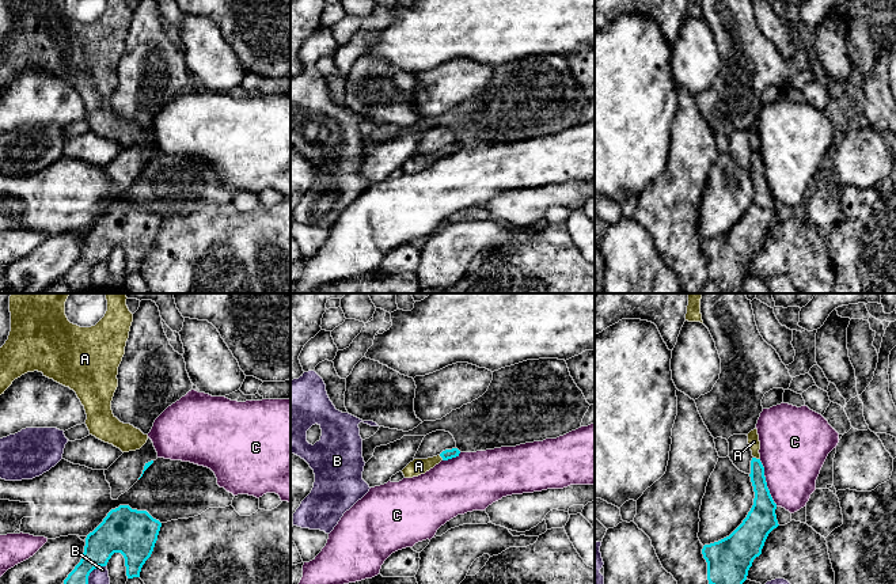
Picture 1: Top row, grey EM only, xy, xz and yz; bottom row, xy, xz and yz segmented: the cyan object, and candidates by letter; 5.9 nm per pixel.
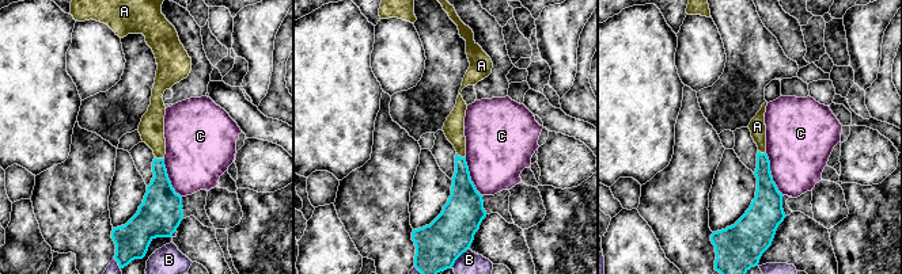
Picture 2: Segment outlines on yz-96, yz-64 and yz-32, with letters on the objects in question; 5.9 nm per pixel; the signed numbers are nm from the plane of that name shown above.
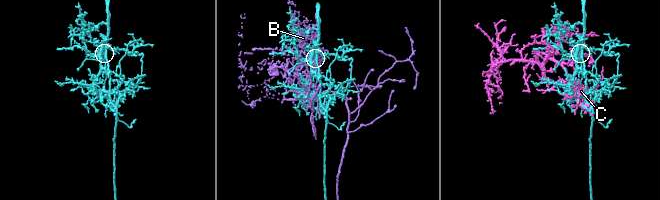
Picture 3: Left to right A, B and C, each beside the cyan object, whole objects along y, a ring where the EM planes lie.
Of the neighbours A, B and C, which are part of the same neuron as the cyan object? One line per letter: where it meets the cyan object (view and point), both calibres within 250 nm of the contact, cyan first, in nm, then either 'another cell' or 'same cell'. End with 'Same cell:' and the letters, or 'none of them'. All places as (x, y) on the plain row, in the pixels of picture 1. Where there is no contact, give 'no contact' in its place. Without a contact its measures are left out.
A: yz (755, 154) | 100/70 nm | same cell
B: xy (88, 270) | 190/130 nm | another cell
C: yz (766, 178) | 180/400 nm | another cell
Same cell: A

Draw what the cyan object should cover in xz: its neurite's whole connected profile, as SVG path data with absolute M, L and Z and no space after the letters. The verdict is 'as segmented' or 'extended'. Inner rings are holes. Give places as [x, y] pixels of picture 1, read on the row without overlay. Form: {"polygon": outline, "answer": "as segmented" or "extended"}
{"polygon": "M458 144L445 145L440 151L428 153L428 155L414 155L410 158L403 166L405 174L413 174L418 172L421 170L425 170L430 164L433 164L436 160L438 160L441 156L448 156L452 153L459 152L460 147Z", "answer": "extended"}

